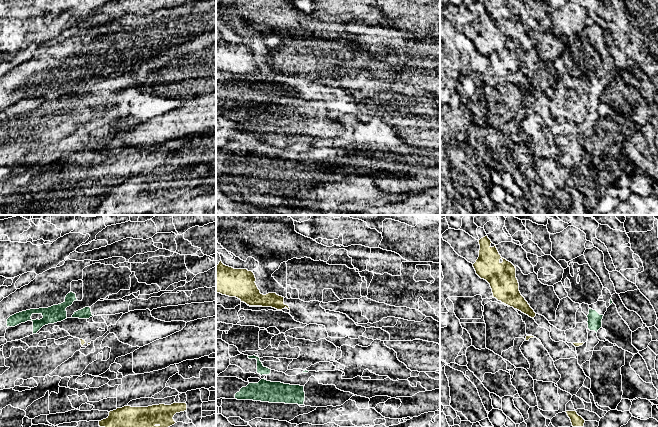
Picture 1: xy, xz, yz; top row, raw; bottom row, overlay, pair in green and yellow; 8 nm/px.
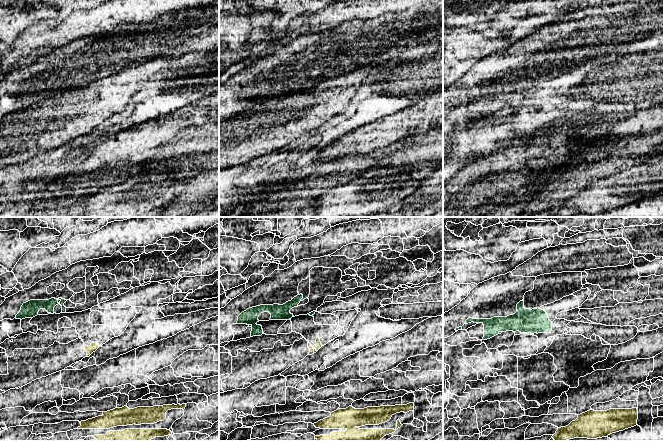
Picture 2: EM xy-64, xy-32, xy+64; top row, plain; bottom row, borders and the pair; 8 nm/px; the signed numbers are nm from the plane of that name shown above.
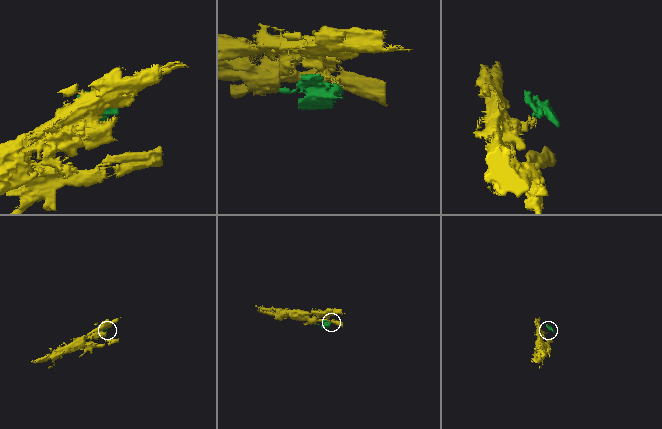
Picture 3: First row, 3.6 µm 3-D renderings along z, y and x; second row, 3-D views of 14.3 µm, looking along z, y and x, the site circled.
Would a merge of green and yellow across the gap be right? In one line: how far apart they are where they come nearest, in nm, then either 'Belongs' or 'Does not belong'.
Distance 120 nm. Does not belong

